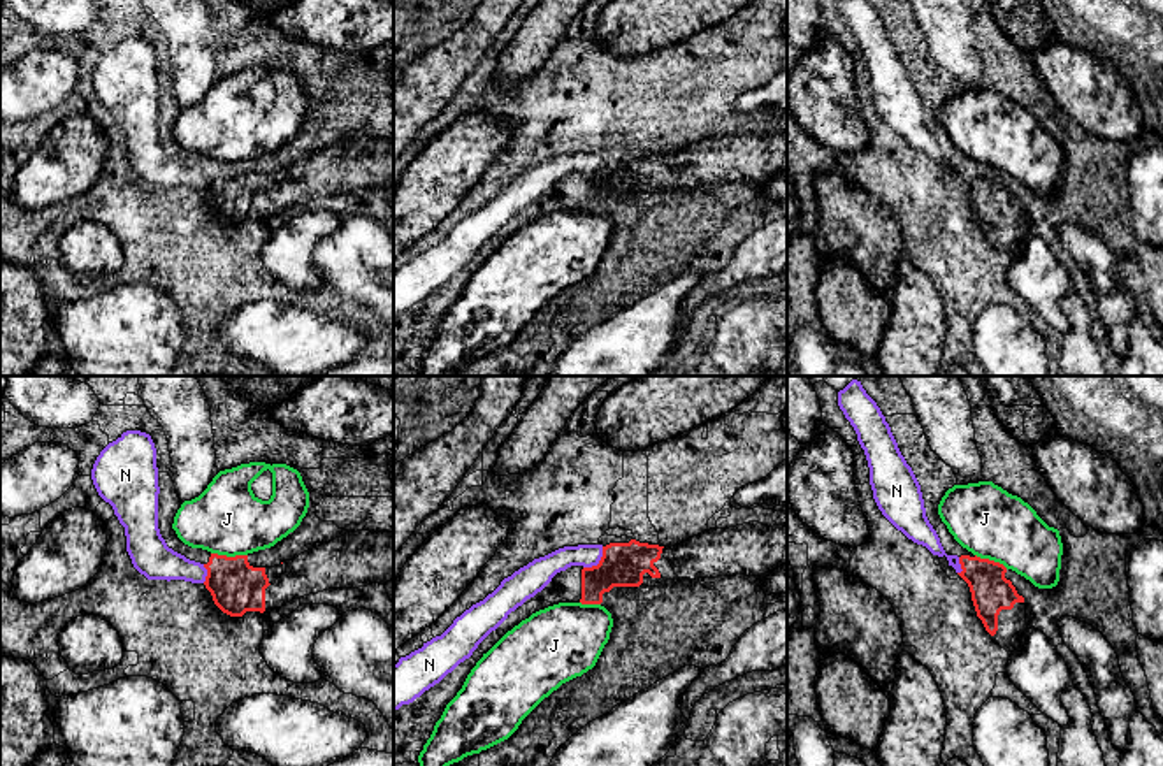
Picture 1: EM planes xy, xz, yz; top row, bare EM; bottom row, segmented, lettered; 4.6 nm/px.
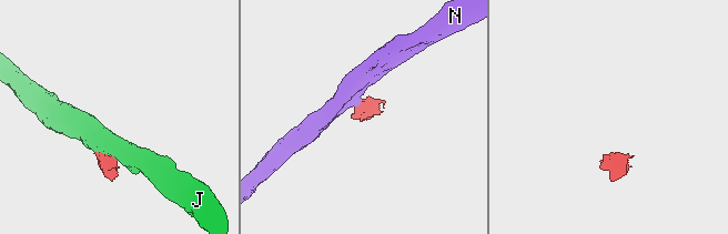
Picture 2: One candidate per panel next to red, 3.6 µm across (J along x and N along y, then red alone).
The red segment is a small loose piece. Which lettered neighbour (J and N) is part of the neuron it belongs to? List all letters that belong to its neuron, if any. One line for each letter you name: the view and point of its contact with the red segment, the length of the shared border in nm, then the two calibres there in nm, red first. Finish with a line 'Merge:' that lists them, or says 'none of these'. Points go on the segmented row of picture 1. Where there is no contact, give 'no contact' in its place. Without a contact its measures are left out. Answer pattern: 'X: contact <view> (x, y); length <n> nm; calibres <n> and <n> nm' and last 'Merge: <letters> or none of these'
Merge: none of these

